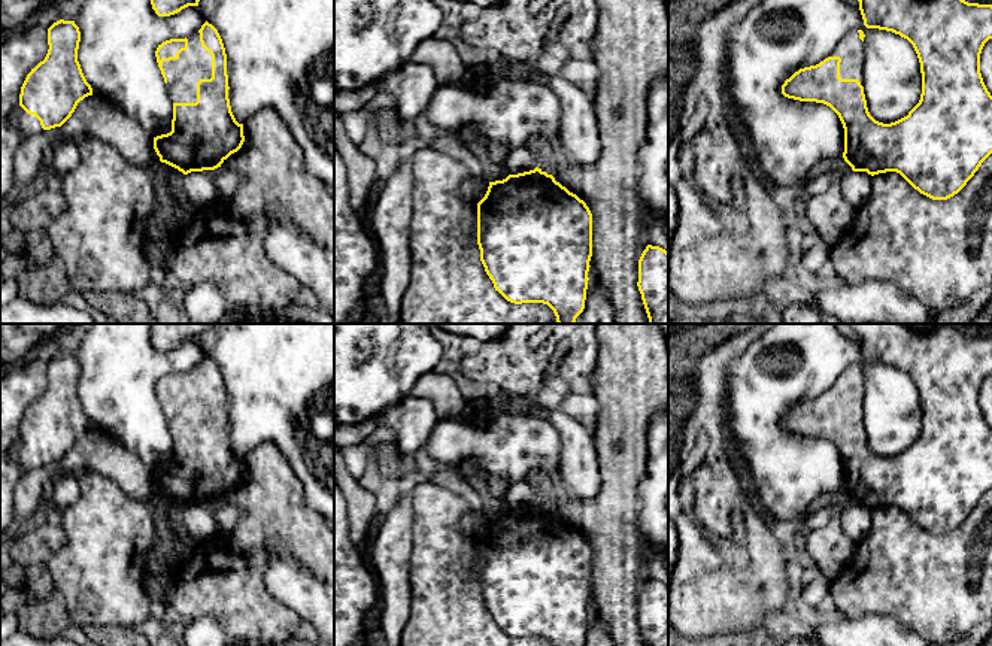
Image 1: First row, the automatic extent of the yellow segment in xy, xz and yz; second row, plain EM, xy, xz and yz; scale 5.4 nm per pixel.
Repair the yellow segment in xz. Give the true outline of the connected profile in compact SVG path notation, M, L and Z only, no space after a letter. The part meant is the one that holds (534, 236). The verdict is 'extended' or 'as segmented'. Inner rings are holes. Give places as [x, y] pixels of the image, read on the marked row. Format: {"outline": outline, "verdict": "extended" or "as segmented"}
{"outline": "M541 169L509 175L489 182L485 197L477 203L477 245L486 275L507 301L515 304L547 304L558 324L574 324L585 309L588 272L592 257L592 213L586 203Z", "verdict": "as segmented"}

